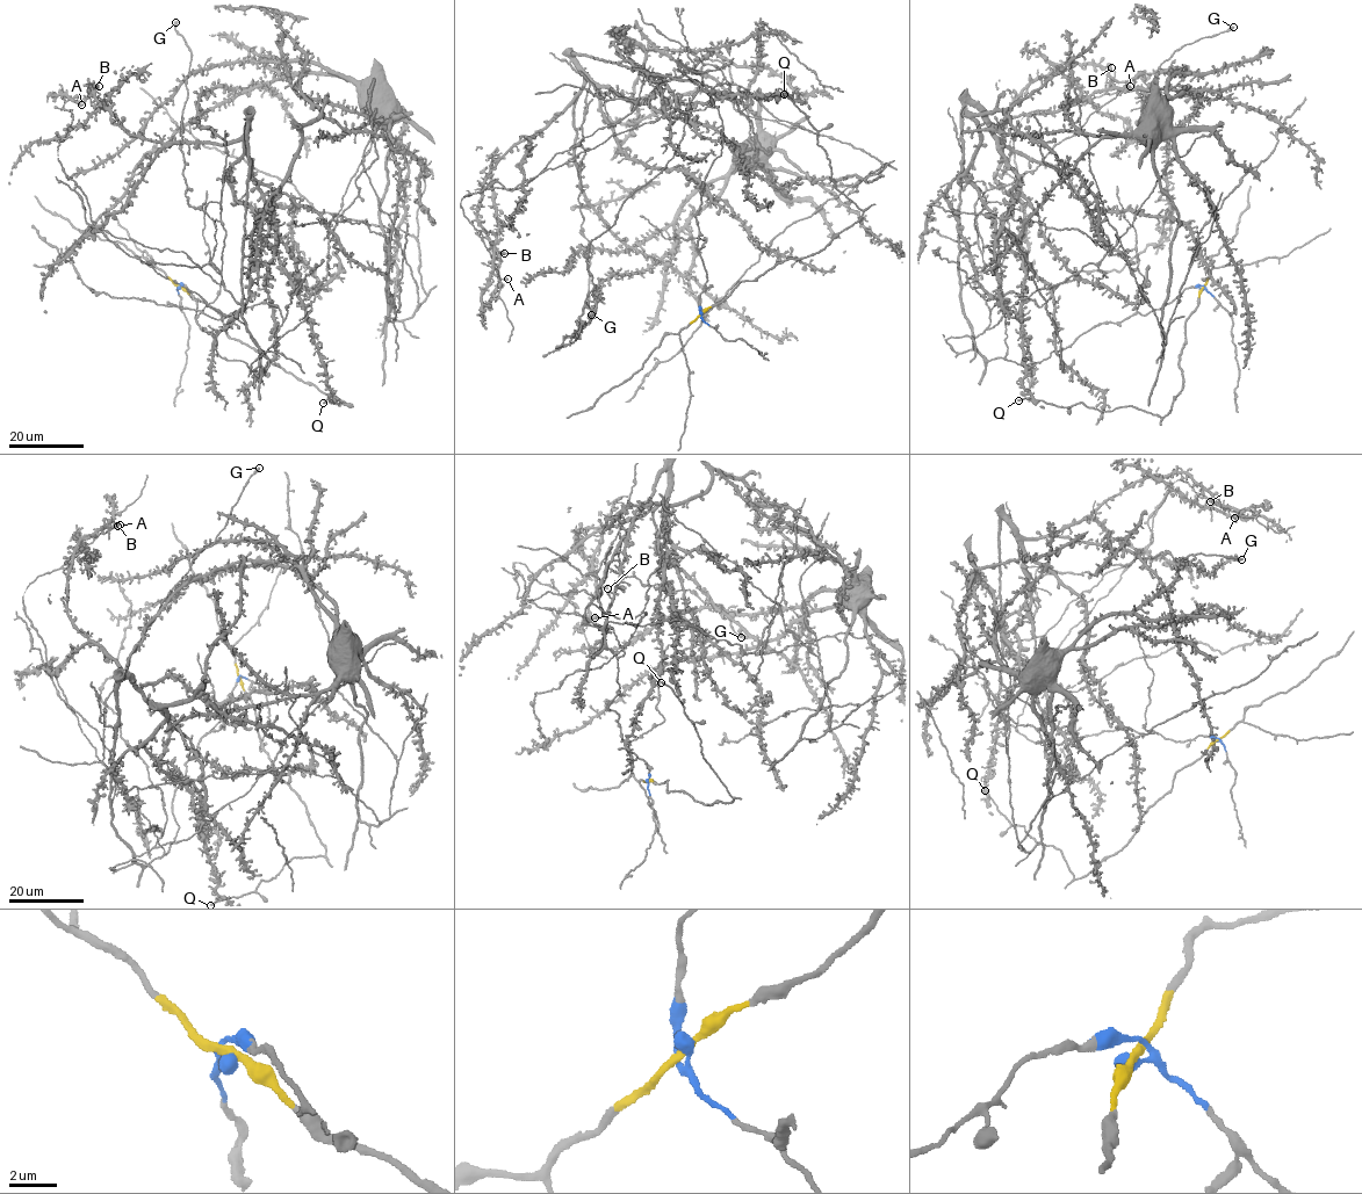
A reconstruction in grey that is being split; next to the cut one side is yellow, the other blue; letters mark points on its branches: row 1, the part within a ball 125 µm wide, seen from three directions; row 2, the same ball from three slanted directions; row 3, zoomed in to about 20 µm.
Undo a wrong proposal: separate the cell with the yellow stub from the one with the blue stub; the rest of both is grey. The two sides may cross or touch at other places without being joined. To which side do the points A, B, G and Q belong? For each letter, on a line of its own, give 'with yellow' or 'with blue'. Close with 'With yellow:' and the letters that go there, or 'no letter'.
A: with blue
B: with blue
G: with blue
Q: with yellow
With yellow: Q

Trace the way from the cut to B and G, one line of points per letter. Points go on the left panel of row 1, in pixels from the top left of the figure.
B: (179, 287), (218, 355), (262, 374), (240, 315), (249, 121), (229, 143), (152, 142), (123, 129), (99, 86)
G: (179, 287), (218, 355), (264, 374), (223, 284), (222, 208), (187, 204), (180, 147), (191, 51), (175, 22)

